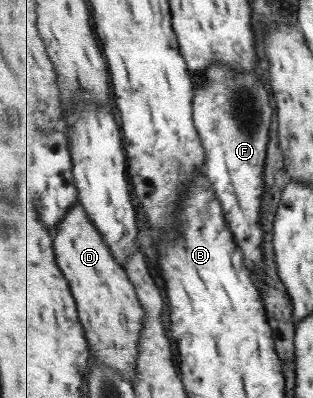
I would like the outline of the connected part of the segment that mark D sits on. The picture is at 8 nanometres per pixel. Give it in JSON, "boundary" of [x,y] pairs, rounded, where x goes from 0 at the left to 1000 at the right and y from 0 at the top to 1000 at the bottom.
{"boundary":[[[249,508],[192,555],[173,588],[176,643],[252,766],[252,796],[278,834],[297,899],[364,922],[415,957],[435,957],[447,892],[447,842],[460,832],[466,779],[399,673],[371,656],[319,575]]]}

